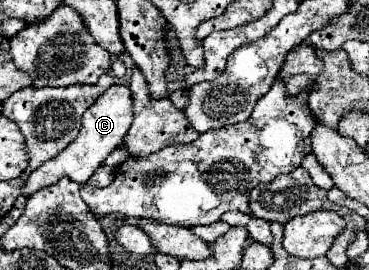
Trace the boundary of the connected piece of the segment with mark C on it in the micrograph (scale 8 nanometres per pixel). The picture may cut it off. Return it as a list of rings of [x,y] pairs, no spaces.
[[[115,84],[109,90],[105,90],[83,114],[83,124],[79,130],[79,136],[73,140],[73,144],[69,148],[65,148],[59,156],[55,156],[55,160],[49,160],[47,164],[41,164],[35,172],[29,174],[27,182],[21,188],[19,196],[33,196],[39,188],[47,188],[57,184],[63,176],[67,176],[69,180],[77,182],[77,184],[85,184],[91,176],[91,172],[95,172],[95,168],[99,168],[105,158],[123,144],[123,138],[129,130],[133,122],[133,94],[129,90],[129,86],[123,84]]]

